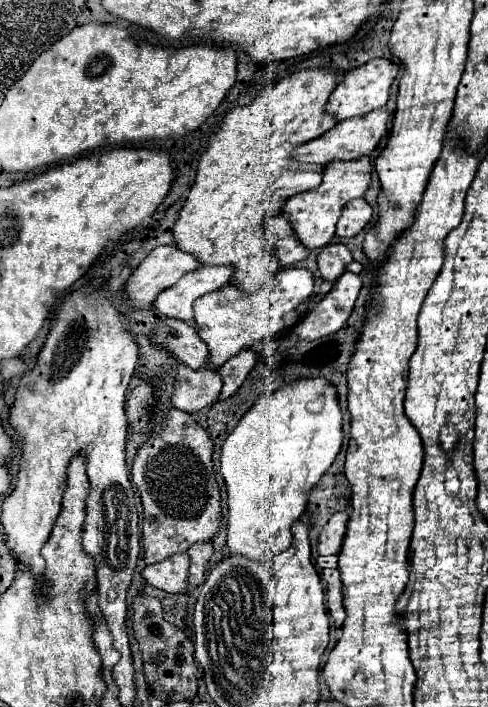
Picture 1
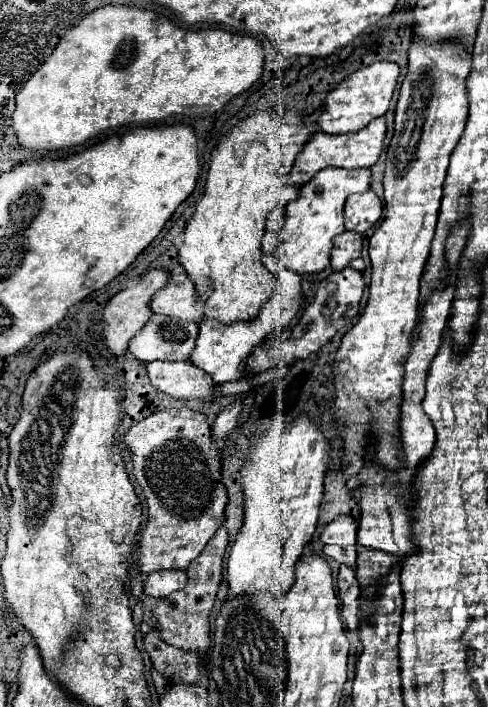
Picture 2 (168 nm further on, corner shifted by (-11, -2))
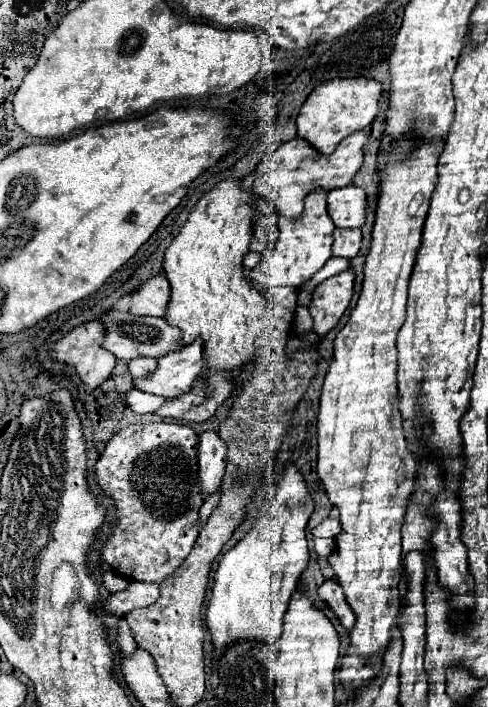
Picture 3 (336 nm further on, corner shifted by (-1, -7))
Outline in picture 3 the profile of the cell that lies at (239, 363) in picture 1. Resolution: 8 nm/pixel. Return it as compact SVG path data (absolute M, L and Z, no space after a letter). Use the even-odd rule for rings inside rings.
M205 431L199 437L199 483L203 487L203 495L213 493L219 483L221 477L225 473L225 443L223 439L217 435L217 431Z

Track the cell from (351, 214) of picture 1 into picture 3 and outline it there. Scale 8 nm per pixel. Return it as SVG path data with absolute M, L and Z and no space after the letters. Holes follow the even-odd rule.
M355 185L333 189L327 197L327 209L335 227L359 229L363 227L367 217L365 191Z

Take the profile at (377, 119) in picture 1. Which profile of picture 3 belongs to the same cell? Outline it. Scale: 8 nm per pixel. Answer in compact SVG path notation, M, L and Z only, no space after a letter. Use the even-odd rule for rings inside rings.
M357 131L337 147L337 151L329 157L319 153L313 145L309 145L305 139L297 137L293 141L283 143L277 151L263 156L255 170L255 183L253 191L261 197L265 197L271 205L279 209L285 217L297 217L303 211L303 199L307 193L311 193L317 187L323 189L335 189L345 187L353 183L355 173L363 165L363 147L369 143L367 131Z

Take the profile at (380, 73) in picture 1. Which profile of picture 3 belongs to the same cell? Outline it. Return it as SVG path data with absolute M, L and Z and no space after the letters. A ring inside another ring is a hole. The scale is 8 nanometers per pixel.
M367 77L331 79L327 83L321 83L311 91L311 95L307 97L297 115L299 137L309 141L323 155L331 155L345 137L373 123L375 115L379 113L381 93L383 85L377 79L367 79Z

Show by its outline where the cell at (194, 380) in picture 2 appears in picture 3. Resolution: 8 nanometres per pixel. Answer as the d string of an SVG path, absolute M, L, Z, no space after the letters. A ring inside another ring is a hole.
M133 359L133 363L129 363L129 371L131 371L133 379L145 379L145 377L153 375L155 369L157 369L155 359Z

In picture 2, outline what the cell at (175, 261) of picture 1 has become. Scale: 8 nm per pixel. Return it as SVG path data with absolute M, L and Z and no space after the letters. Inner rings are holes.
M149 270L135 286L121 290L119 294L115 294L107 302L107 306L103 308L103 314L101 314L101 330L99 330L99 334L101 334L101 340L103 340L105 348L111 352L111 356L123 356L127 352L129 340L145 326L145 322L153 314L151 308L147 306L151 296L159 288L163 288L167 284L167 280L169 280L169 272L165 272L165 270Z

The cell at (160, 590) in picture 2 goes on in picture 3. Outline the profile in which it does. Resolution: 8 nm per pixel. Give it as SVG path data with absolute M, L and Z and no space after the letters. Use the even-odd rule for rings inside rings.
M131 581L127 589L113 593L105 601L105 609L115 615L127 615L133 609L153 605L161 597L157 583L145 583L145 581Z

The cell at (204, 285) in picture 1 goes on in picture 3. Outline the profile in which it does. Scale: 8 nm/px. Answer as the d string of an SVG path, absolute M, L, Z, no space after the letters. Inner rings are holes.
M157 275L143 283L131 299L129 313L133 315L153 315L153 317L165 317L167 305L171 299L171 287L165 275Z

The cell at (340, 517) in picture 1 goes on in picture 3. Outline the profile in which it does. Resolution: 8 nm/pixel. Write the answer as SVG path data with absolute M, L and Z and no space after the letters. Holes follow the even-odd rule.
M325 519L311 533L313 533L313 537L337 537L341 533L341 523L339 523L339 519Z

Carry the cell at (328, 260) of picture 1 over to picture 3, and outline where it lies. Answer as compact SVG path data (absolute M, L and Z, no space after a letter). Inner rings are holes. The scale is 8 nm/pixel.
M335 229L333 239L335 239L333 241L333 255L353 259L361 247L361 229L357 229L357 231Z

